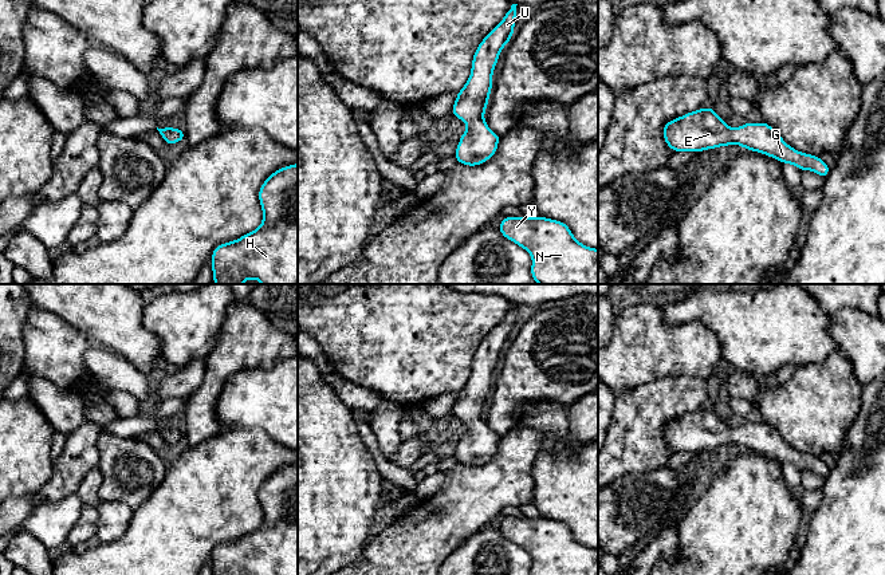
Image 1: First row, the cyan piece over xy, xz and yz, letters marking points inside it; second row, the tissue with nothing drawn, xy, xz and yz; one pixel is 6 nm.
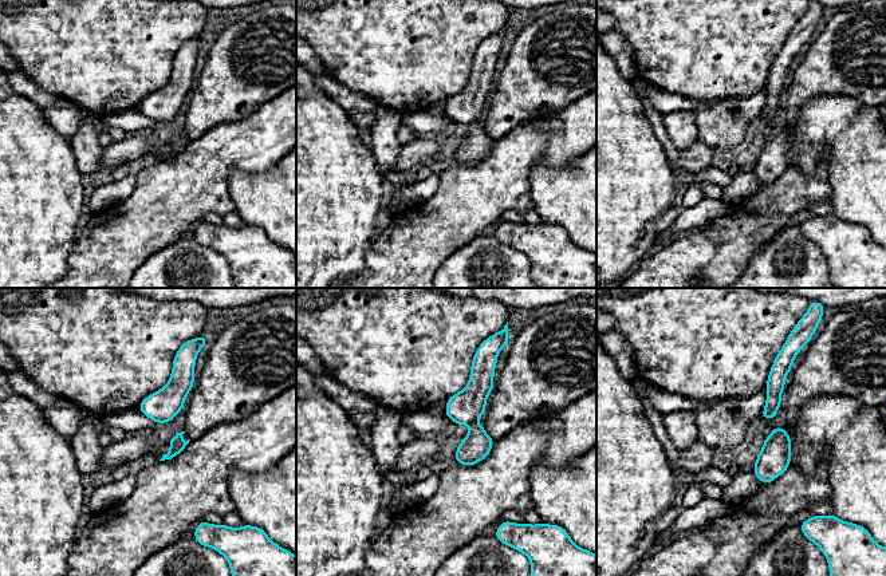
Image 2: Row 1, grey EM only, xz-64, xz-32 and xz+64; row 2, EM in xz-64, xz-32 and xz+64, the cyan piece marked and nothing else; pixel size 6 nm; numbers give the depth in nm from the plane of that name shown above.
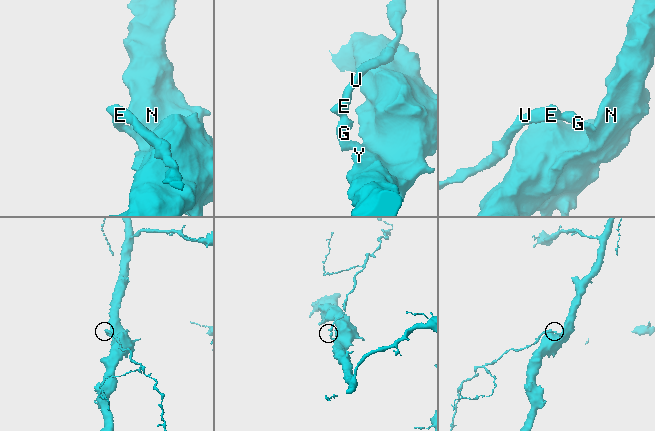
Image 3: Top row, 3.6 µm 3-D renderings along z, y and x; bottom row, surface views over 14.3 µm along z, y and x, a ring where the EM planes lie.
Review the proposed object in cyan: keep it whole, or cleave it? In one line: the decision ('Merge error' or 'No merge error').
No merge error

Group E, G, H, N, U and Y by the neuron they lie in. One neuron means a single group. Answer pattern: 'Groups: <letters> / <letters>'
Groups: E G H N U Y

